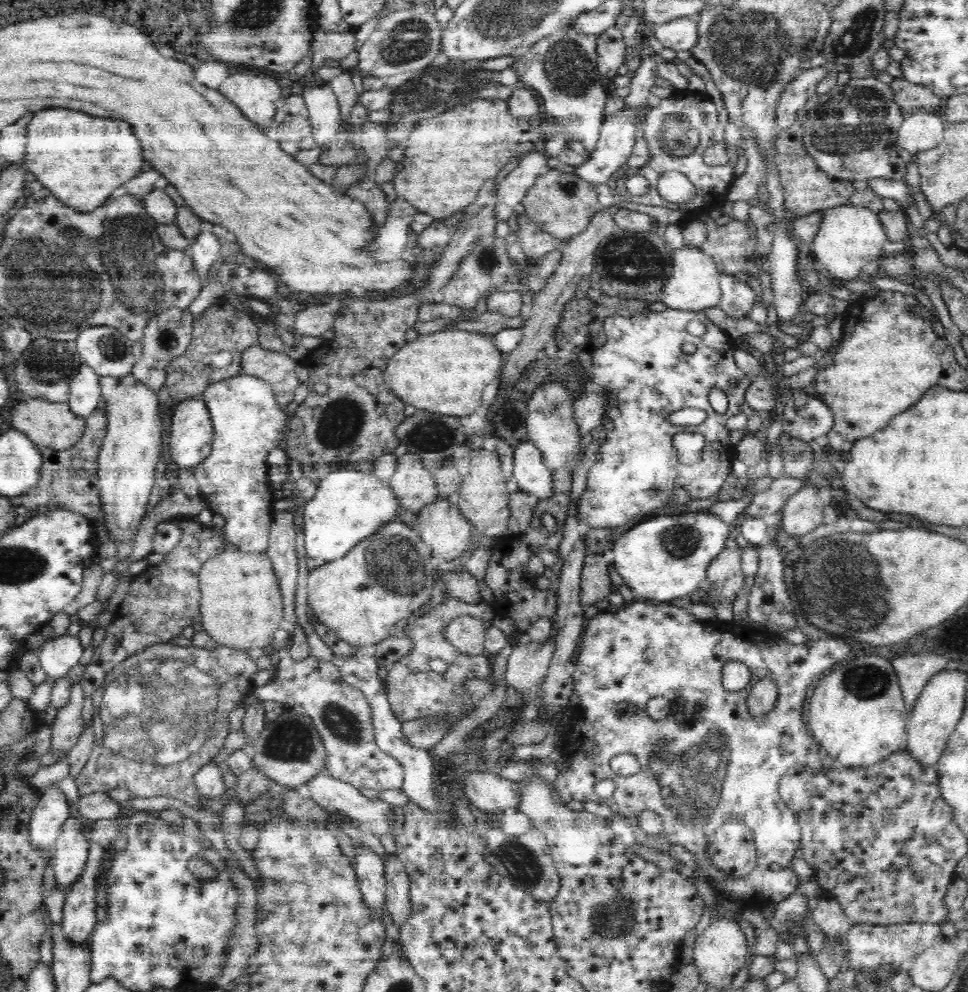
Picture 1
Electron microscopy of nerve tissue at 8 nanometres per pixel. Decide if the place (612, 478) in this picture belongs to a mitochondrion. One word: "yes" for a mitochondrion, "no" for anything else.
no

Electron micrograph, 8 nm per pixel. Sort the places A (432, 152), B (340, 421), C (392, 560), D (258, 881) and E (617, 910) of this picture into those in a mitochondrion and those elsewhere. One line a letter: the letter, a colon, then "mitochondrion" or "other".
A: other
B: mitochondrion
C: mitochondrion
D: other
E: mitochondrion

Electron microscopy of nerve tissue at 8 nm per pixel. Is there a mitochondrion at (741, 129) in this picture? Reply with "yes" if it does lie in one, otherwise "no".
no

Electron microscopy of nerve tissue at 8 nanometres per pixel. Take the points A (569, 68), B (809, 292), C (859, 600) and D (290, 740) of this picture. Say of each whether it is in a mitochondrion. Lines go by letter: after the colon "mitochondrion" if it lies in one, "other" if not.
A: mitochondrion
B: other
C: mitochondrion
D: mitochondrion

